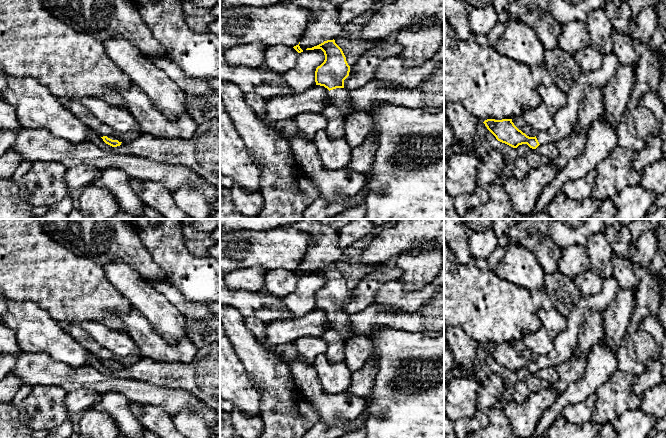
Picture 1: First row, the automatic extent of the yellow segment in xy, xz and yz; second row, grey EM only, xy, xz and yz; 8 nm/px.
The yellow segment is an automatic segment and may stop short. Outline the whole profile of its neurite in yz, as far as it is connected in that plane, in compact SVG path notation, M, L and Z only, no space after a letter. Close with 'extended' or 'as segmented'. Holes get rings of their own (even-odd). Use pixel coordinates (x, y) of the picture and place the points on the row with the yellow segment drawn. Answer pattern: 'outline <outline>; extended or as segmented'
outline M612 52L604 55L603 63L599 69L582 71L567 92L567 104L553 116L554 125L547 131L537 132L535 137L529 137L519 130L512 119L487 119L483 123L498 141L513 148L527 144L530 148L536 149L545 143L557 143L569 136L576 126L579 105L586 96L586 90L591 86L605 88L619 66L618 59Z; extended

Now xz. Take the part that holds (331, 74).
outline M334 39L306 50L314 49L321 49L325 55L324 62L315 71L316 85L327 88L332 105L337 107L343 116L349 117L351 114L348 102L349 91L344 88L344 80L349 76L350 66L342 49Z; extended

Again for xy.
outline M114 132L114 133L111 133L111 134L108 134L107 136L103 136L101 137L103 139L103 141L112 146L112 147L117 147L117 146L120 146L121 143L122 143L122 140L121 140L121 137L120 137L120 134L117 133L117 132Z; extended

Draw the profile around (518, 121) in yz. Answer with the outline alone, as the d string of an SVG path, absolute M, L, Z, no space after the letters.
M514 117L512 119L512 122L514 125L521 130L523 133L525 133L529 137L535 137L536 136L536 131L529 127L526 122L521 118L521 117Z

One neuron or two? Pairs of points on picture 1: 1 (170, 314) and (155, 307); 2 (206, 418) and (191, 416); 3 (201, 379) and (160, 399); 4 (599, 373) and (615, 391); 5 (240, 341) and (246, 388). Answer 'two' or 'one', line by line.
1: one
2: one
3: two
4: two
5: two

